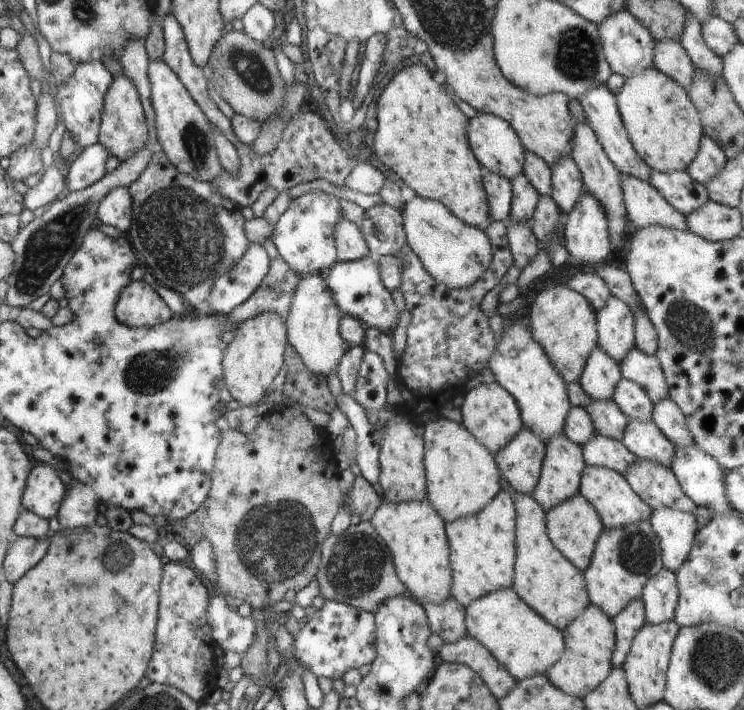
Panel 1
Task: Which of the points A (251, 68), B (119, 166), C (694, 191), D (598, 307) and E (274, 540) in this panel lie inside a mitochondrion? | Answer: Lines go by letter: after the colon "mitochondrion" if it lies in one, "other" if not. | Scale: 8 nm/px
A: mitochondrion
B: other
C: other
D: other
E: mitochondrion

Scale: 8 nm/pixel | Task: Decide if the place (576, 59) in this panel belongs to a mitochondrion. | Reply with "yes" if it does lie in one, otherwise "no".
yes

